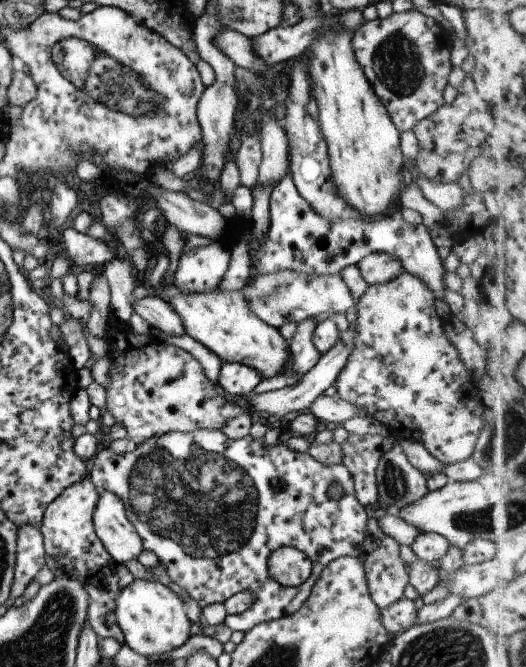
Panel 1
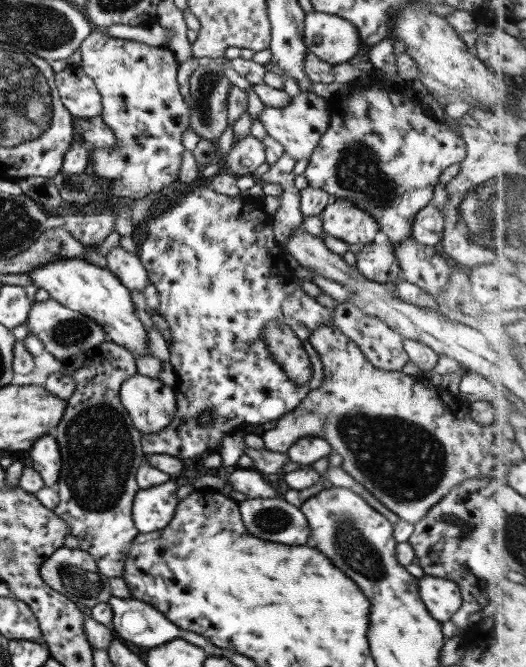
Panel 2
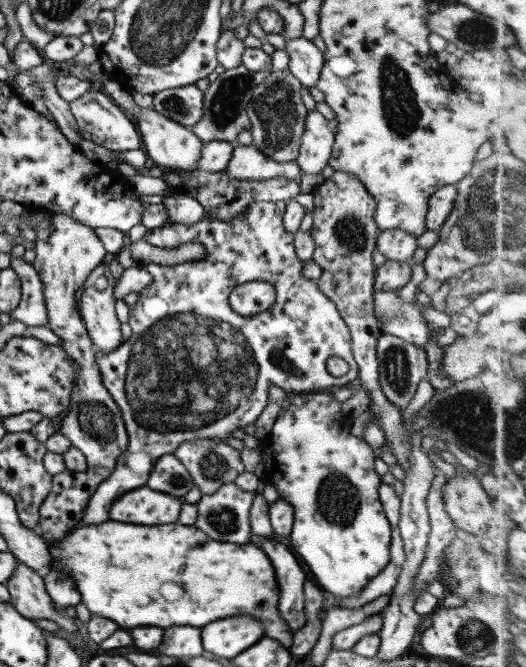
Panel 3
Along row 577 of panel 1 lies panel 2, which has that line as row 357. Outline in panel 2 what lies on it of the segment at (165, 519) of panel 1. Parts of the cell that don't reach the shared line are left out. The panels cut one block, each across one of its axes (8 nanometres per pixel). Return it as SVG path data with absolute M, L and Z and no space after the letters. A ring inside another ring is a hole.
M203 179L190 185L178 184L178 189L177 198L167 200L166 206L146 221L143 227L146 240L140 246L141 262L159 294L160 305L156 312L170 326L170 363L177 375L177 384L173 387L176 416L158 433L141 433L141 446L145 455L168 454L194 462L218 452L223 439L238 433L244 424L263 425L282 418L292 412L311 390L324 384L322 361L310 342L310 334L316 326L332 320L332 310L322 306L316 297L309 296L296 283L294 262L275 243L272 215L258 210L250 198L241 194L228 196L216 192ZM268 321L286 323L302 341L312 363L312 378L306 384L296 386L270 356L264 335ZM204 410L212 413L206 428L198 424L198 415Z

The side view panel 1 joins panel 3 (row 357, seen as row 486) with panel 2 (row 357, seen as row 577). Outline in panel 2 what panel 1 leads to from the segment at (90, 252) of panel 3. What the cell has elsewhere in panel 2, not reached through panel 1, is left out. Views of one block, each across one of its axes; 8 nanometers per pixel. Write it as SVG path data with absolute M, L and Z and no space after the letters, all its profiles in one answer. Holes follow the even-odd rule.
M104 341L97 347L72 355L69 359L62 359L61 362L64 364L64 372L74 378L76 388L68 399L66 409L63 410L62 419L51 432L52 437L58 442L61 457L61 470L55 488L59 494L59 503L53 512L63 522L68 523L64 547L90 553L96 561L98 574L108 579L120 578L128 549L139 533L134 525L132 506L139 491L136 474L146 458L141 446L141 432L134 426L120 400L122 383L138 372L136 360L126 347Z

